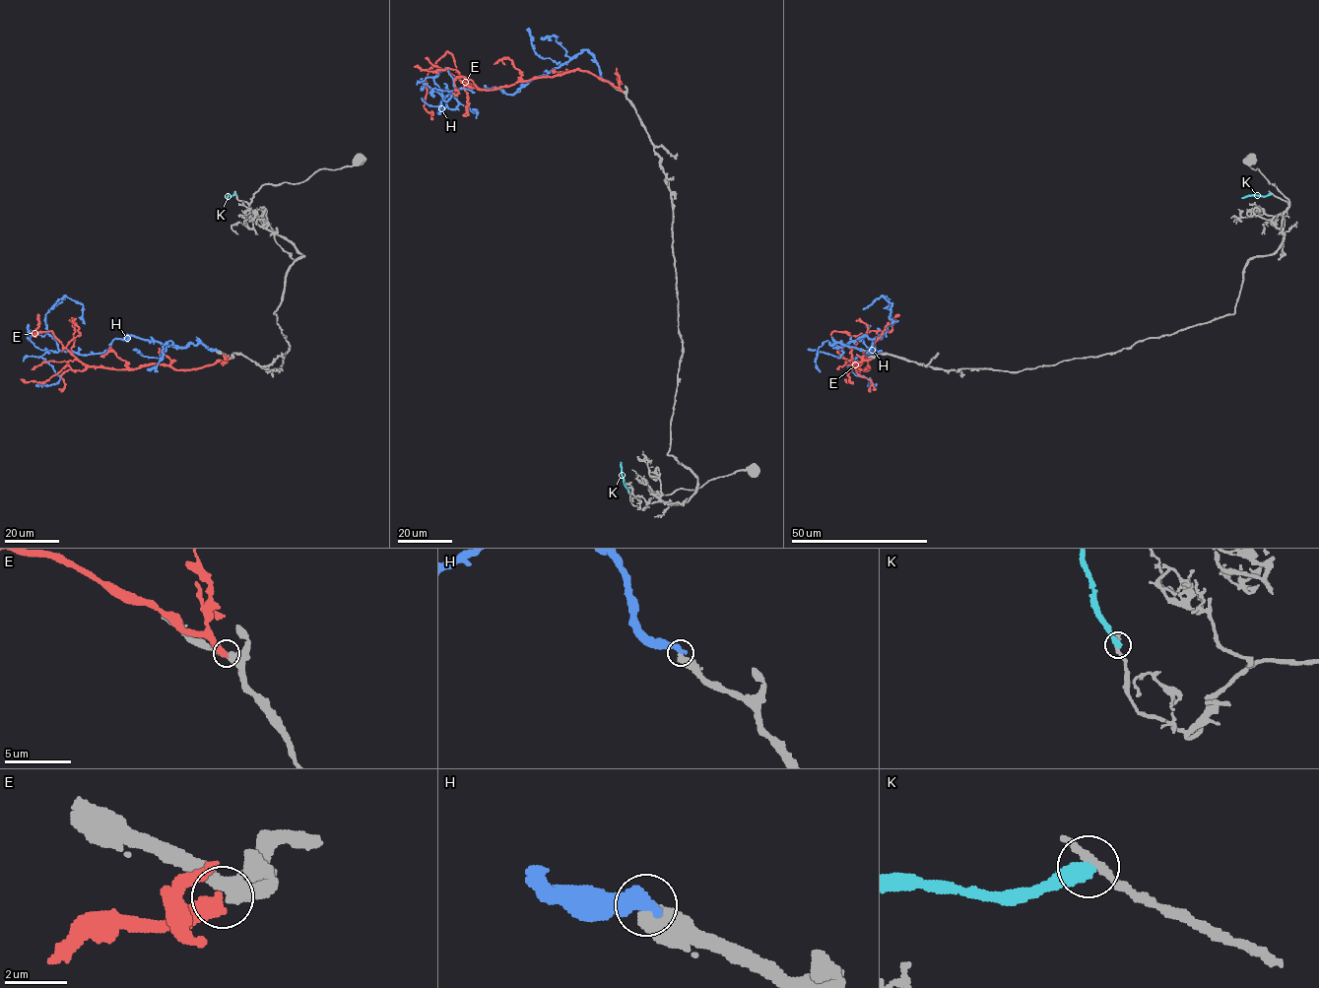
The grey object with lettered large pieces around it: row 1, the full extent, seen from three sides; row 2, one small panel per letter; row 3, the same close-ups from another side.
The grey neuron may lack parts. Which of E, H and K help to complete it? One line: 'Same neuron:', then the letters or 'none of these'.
Same neuron: none of these

